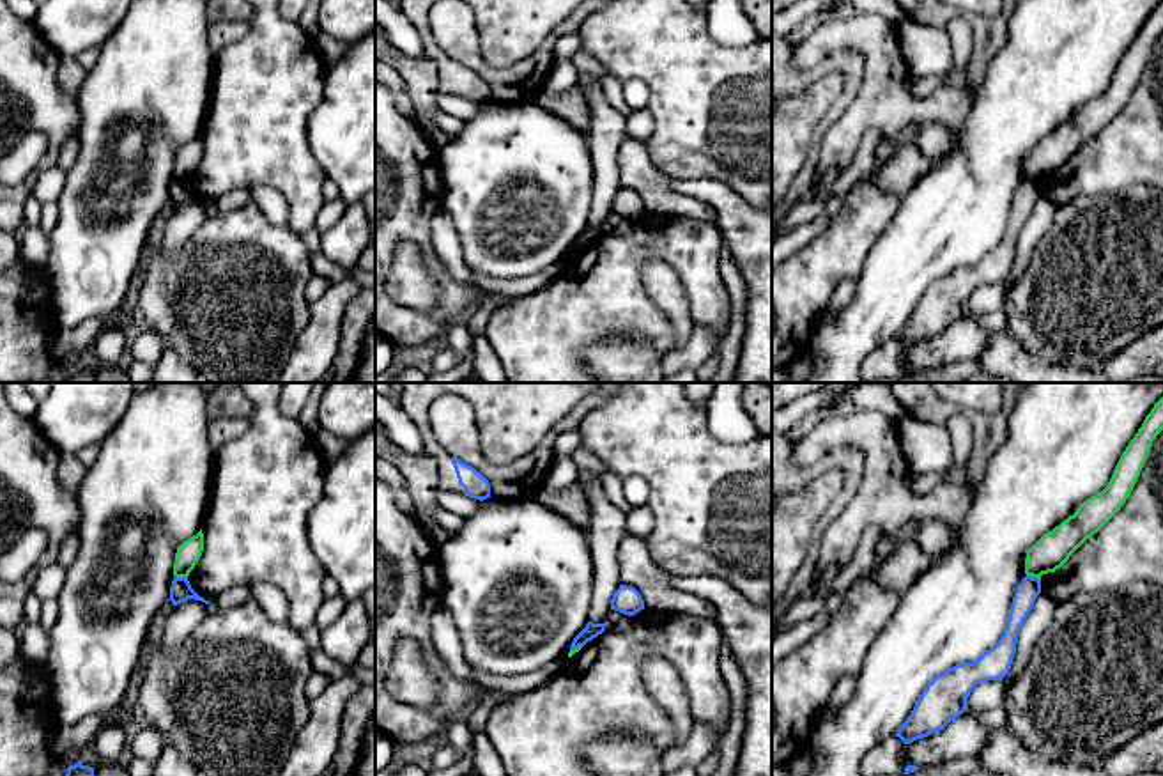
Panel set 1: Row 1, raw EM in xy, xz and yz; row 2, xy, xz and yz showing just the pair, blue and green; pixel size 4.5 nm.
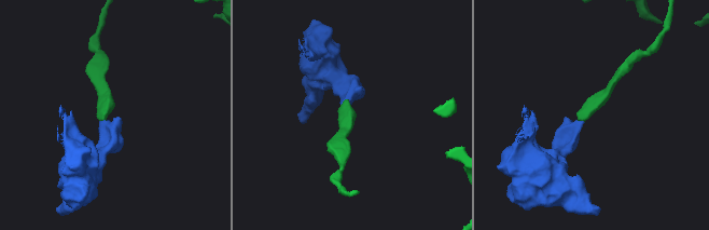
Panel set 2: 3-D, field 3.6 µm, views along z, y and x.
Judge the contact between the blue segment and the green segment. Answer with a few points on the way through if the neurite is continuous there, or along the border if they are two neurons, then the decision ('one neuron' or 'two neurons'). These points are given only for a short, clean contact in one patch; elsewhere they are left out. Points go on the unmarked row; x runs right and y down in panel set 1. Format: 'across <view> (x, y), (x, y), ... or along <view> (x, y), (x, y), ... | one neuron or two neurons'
along yz (1027, 178), (1039, 183) | two neurons

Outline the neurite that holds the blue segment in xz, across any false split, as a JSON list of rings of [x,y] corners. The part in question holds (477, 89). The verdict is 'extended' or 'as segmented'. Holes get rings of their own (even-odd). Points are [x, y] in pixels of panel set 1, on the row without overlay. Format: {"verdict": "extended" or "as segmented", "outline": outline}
{"verdict": "extended", "outline": [[[402,0],[402,12],[411,19],[421,35],[425,55],[437,64],[439,92],[466,97],[474,103],[490,101],[489,83],[473,69],[451,60],[434,41],[428,27],[430,7],[437,0]]]}

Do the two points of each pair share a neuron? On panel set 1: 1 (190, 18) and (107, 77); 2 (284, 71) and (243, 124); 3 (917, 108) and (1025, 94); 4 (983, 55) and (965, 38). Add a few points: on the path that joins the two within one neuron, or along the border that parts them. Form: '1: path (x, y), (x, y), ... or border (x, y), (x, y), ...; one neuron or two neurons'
1: path (169, 39), (128, 77); one neuron
2: path (271, 84), (264, 91), (255, 112); one neuron
3: border (970, 96), (965, 128), (953, 139); two neurons
4: border (974, 46), (963, 68); two neurons

